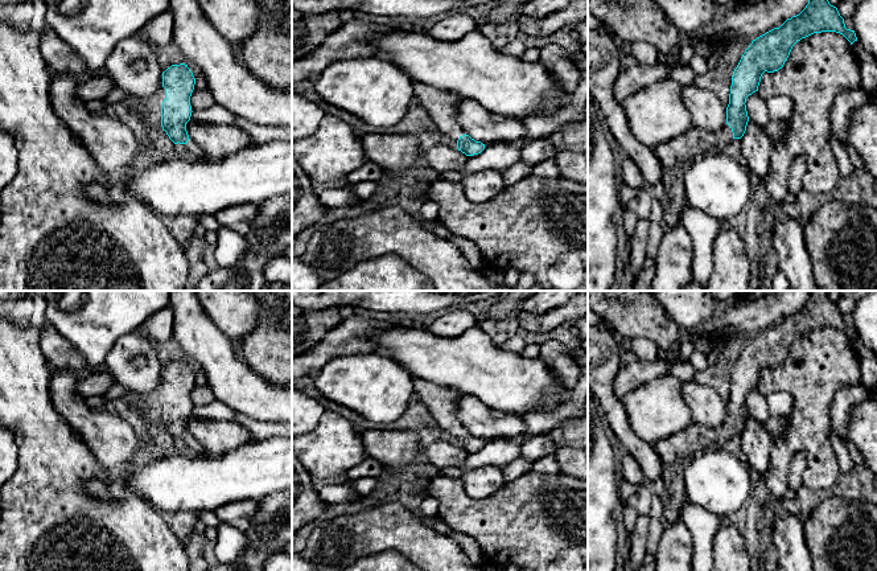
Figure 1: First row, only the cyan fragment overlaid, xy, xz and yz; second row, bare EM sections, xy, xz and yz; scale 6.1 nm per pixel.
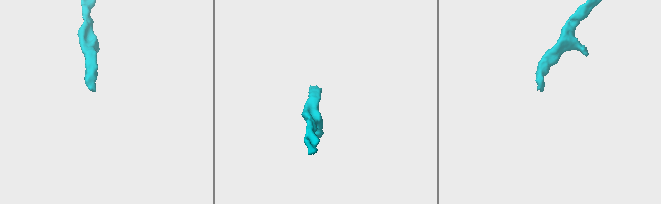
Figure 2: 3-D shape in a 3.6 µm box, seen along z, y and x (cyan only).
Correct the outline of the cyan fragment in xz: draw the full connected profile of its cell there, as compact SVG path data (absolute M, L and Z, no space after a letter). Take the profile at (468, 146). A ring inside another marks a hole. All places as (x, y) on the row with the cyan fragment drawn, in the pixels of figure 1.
M413 79L413 94L420 106L429 114L437 127L438 133L457 141L457 149L466 156L478 155L485 149L485 144L475 141L469 135L461 133L460 124L452 118L458 103L464 99L452 91L431 87Z

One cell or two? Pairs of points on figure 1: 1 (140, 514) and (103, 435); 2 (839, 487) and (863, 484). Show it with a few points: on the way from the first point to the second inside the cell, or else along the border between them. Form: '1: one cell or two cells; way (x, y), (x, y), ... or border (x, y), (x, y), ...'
1: two cells; border (95, 459), (119, 480)
2: one cell; way (844, 487), (857, 485)

